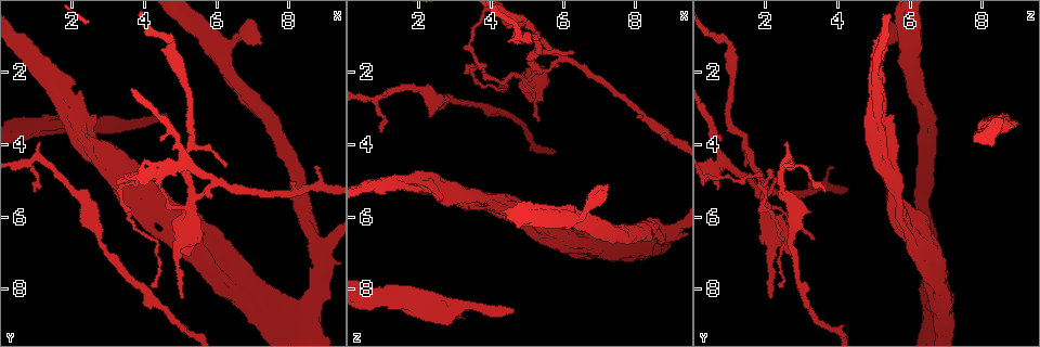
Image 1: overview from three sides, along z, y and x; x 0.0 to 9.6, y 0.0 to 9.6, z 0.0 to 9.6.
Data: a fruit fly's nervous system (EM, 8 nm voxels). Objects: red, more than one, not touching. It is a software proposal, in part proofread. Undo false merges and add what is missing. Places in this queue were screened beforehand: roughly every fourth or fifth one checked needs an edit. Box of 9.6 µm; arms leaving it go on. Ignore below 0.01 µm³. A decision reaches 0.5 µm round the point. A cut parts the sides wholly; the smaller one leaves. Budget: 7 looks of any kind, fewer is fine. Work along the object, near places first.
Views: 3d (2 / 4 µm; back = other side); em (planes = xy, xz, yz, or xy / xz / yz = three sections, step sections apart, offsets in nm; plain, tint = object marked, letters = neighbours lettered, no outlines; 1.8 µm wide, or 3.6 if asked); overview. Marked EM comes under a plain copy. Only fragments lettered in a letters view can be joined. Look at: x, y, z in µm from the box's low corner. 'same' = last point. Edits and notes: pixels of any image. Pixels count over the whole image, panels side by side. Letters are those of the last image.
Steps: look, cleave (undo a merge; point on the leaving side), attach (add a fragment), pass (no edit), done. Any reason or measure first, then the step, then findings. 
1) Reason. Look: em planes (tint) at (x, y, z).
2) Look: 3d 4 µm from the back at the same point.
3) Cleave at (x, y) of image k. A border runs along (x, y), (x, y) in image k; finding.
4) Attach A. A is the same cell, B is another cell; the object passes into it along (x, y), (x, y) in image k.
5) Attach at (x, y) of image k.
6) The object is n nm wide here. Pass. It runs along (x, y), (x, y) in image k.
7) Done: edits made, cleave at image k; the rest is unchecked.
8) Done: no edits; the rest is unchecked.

Arms part here. Look: 3d 2 µm at (5.75, 6.95, 6.55).

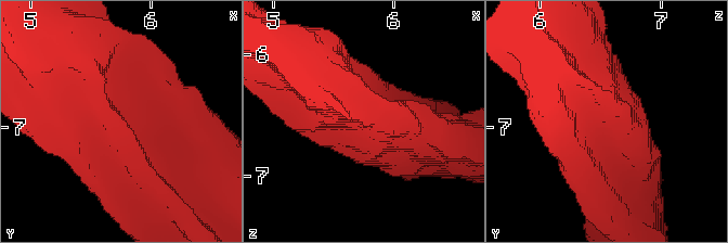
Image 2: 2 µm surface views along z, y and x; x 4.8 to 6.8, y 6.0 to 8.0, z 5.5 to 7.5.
Now the EM. Look: em xz step 8 (tint) at (5.68, 6.92, 6.60).

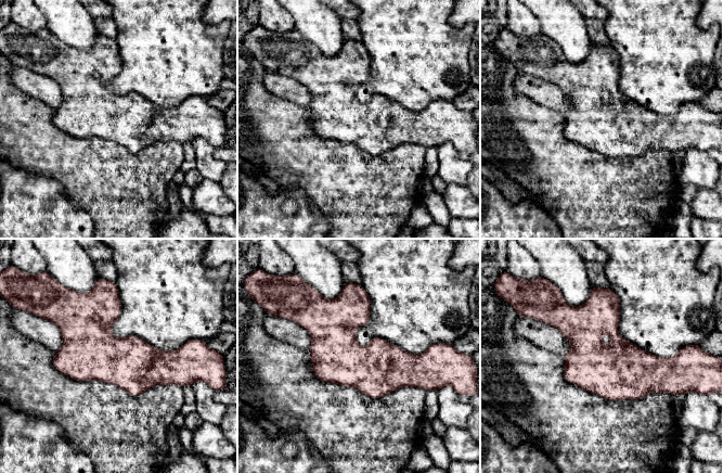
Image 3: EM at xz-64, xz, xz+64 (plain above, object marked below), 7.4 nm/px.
Look: em planes (letters) at the same point.

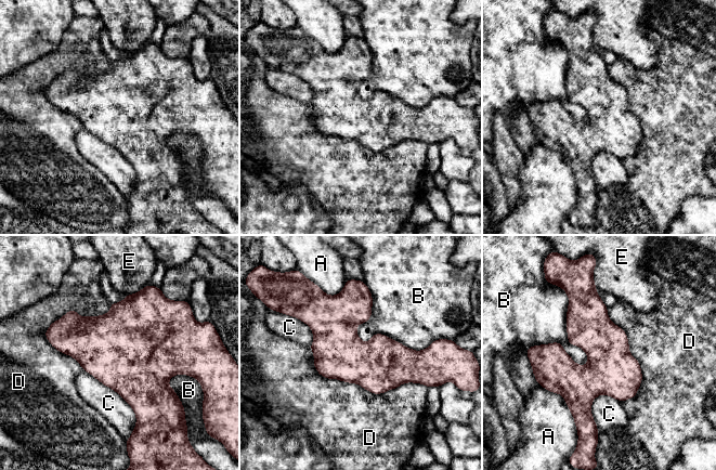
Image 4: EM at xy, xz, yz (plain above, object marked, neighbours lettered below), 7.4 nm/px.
Pass. A, B, C, D and E are other cells; a border runs along (363, 282), (362, 340), (434, 340) in image 4; one neuron here.

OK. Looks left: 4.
Three arms meet. Look: 3d 4 µm at (7.05, 8.15, 6.85).

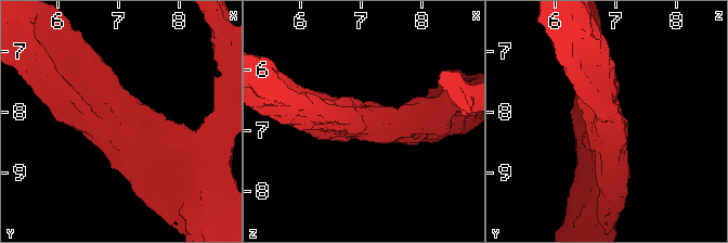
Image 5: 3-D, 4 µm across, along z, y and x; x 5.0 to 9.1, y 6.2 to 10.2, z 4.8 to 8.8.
3 arms meet here; the arms are 380, 480, 500 nm wide; now the EM. Look: em 3.6 µm xz step 8 (letters) at (7.00, 8.15, 6.85).

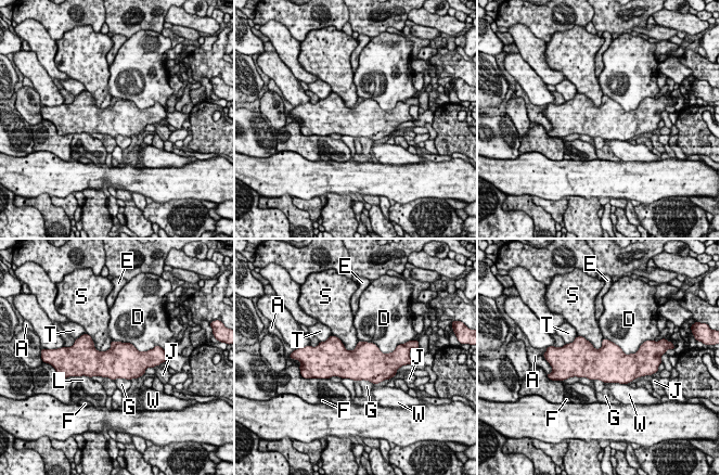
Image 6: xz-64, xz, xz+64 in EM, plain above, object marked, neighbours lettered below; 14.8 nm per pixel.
Look: em 3.6 µm planes (letters) at the same point.

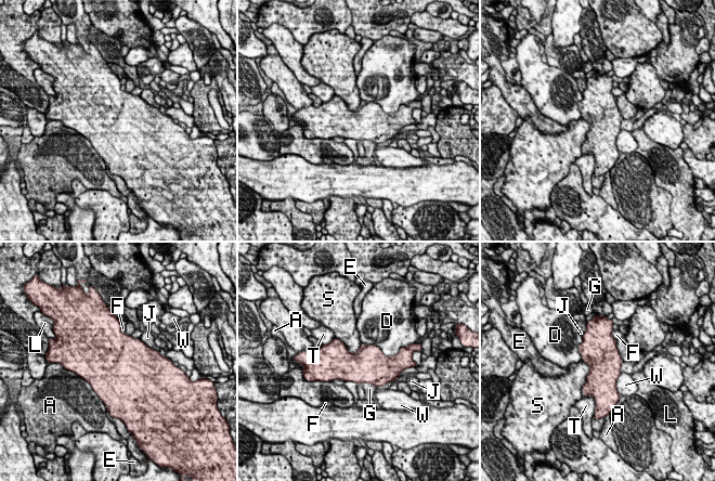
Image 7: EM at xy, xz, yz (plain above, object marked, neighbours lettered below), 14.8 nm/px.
The object is 500 nm wide here. Pass. A, D, E, F, G, J, L, S, T and W are other cells; a border runs along (335, 337), (350, 352), (361, 346) in image 7; one neuron here.

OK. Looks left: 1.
A fork. Look: em planes (letters) at (2.85, 4.15, 5.30).

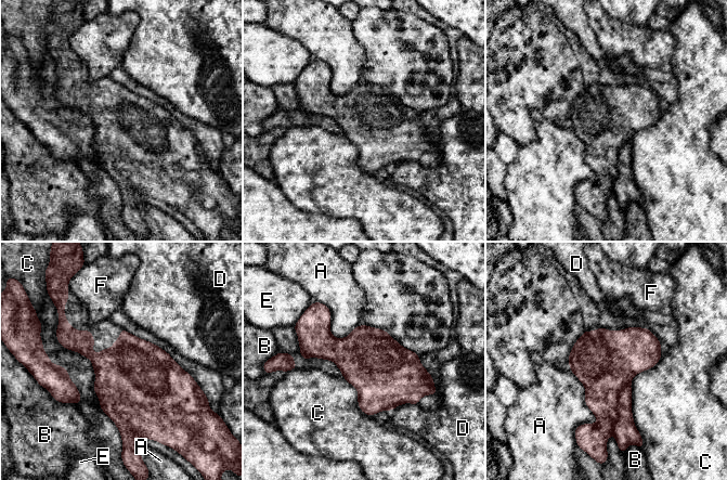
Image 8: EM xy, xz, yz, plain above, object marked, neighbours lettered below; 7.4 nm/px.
The object is 460 nm wide here. Pass. A, B, C, D, E and F are other cells; a border runs along (662, 354), (631, 384), (638, 431) in image 8; continuous, no second neuron.

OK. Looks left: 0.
Done: no edits; the rest is unchecked.

